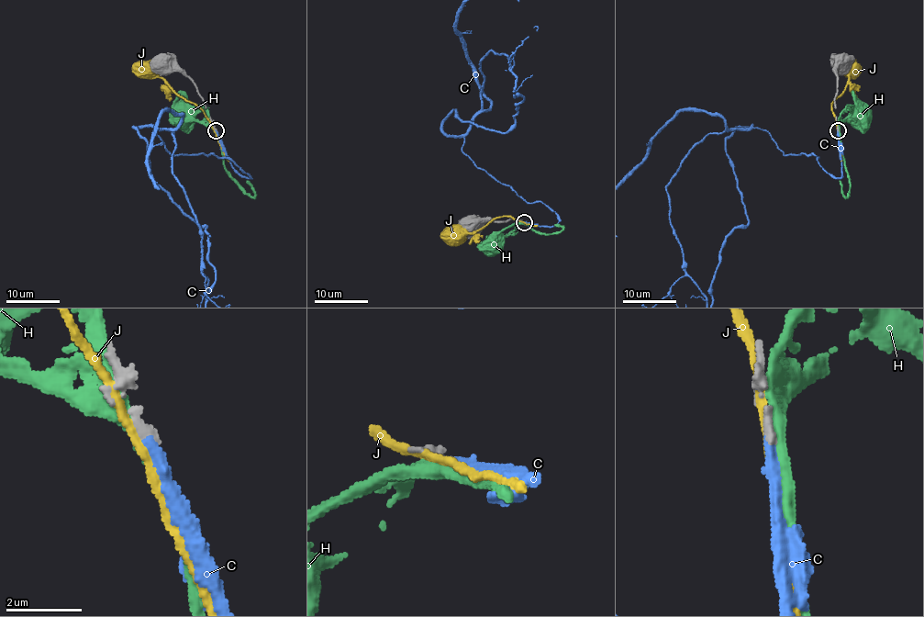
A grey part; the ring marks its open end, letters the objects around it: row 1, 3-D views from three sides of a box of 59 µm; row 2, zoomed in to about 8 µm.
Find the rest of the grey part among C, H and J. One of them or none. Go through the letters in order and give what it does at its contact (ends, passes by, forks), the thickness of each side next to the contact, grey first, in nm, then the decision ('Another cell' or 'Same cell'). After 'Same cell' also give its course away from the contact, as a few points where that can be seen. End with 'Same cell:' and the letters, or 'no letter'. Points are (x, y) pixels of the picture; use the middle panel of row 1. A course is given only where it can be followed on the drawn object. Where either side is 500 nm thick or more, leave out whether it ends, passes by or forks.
C: It ends there. Thickness 280 nm (grey) against 320 nm. Same cell
H: It passes by. Thickness 220 nm (grey) against 400 nm. Another cell
J: It passes by. Thickness 320 nm (grey) against 200 nm. Another cell
Same cell: C

